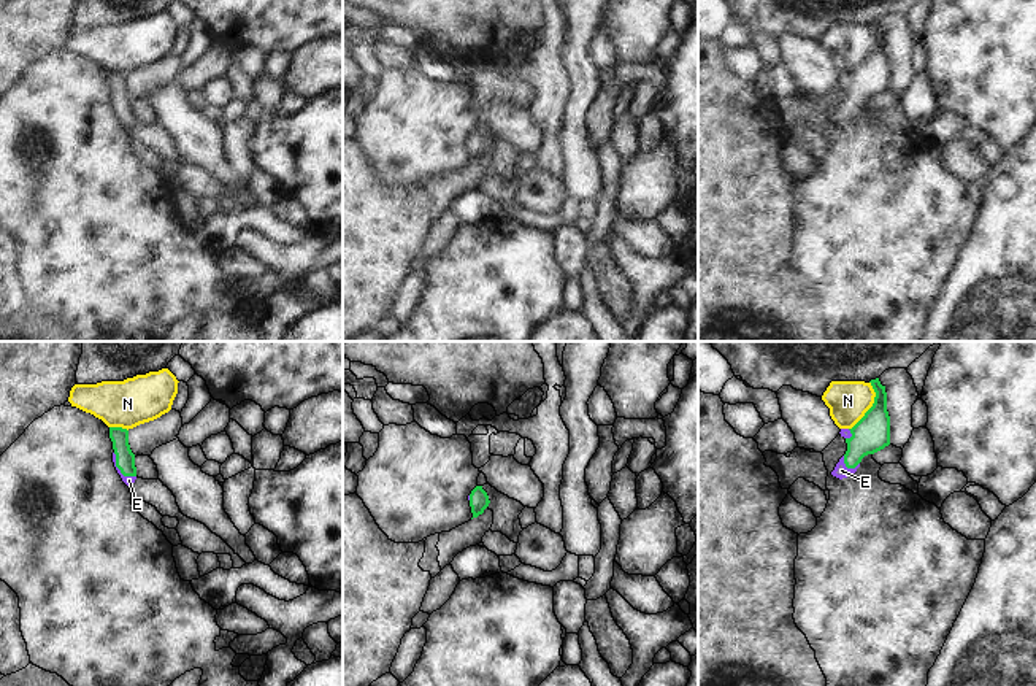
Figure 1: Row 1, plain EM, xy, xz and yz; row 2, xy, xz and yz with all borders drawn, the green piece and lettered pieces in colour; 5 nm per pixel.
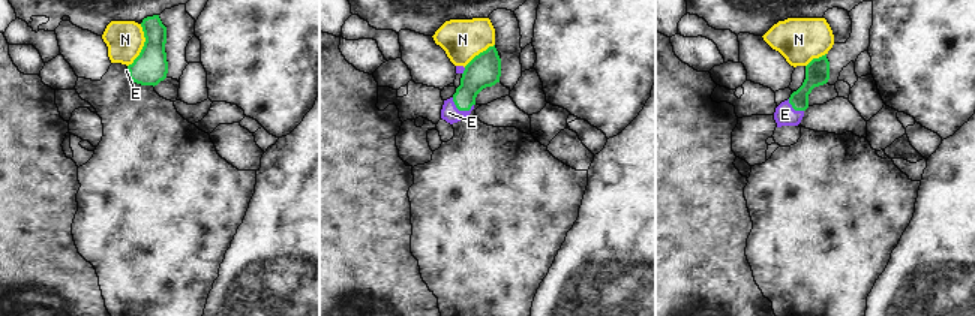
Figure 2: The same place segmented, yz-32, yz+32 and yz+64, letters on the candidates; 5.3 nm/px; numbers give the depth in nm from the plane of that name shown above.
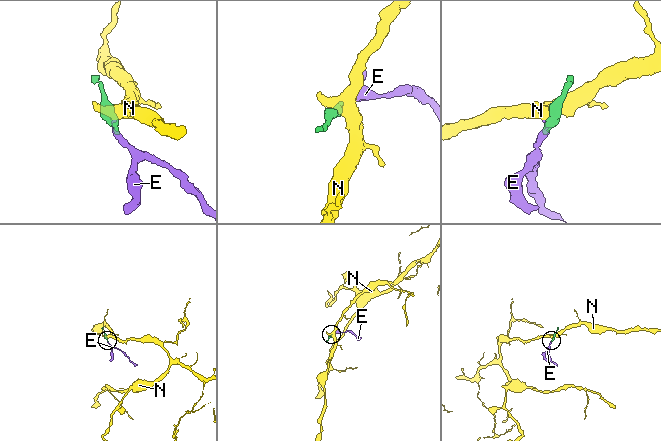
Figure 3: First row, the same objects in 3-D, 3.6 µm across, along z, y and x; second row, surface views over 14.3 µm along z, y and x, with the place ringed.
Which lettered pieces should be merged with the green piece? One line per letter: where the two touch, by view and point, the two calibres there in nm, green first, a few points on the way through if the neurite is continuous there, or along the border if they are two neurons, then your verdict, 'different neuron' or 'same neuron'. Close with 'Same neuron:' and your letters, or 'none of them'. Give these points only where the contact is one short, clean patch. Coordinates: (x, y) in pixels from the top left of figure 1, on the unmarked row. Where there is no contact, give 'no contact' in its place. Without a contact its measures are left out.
E: xy (119, 113) | 100/50 nm | across xy (124, 102), (119, 113), (129, 124) | same neuron
N: yz (873, 50) | 190/200 nm | along yz (870, 26), (874, 35), (874, 46), (849, 73) | different neuron
Same neuron: E

